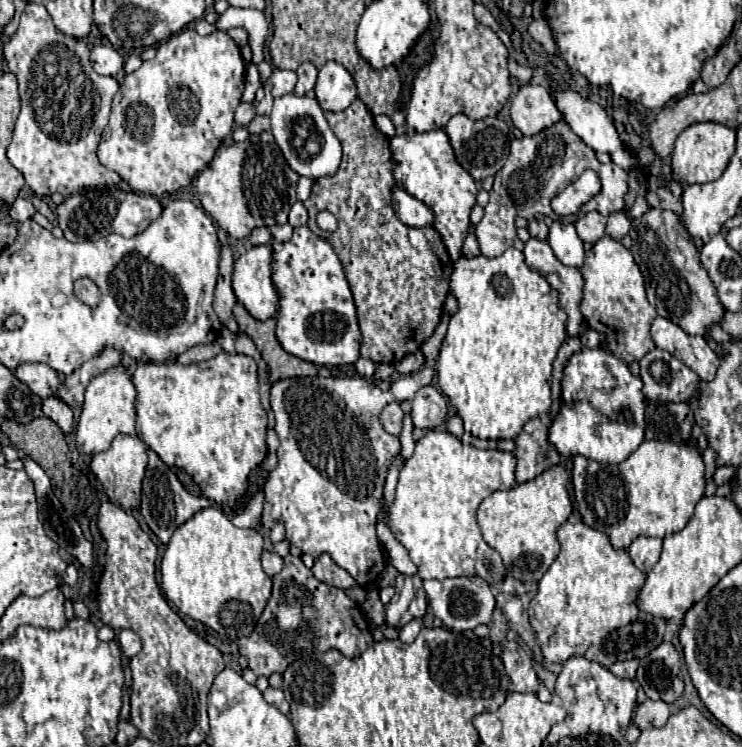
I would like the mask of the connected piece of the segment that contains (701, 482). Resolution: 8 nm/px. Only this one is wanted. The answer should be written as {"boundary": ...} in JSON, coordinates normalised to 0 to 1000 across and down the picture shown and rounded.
{"boundary":[[[867,590],[840,620],[815,625],[807,617],[772,612],[772,660],[783,695],[815,714],[829,735],[845,735],[861,716],[896,719],[918,711],[950,657],[950,622],[937,593]]]}

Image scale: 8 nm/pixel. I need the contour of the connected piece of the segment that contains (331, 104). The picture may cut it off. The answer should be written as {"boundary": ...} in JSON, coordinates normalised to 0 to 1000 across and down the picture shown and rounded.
{"boundary":[[[441,82],[430,92],[425,133],[435,149],[465,149],[481,133],[481,116],[470,95],[451,82]]]}

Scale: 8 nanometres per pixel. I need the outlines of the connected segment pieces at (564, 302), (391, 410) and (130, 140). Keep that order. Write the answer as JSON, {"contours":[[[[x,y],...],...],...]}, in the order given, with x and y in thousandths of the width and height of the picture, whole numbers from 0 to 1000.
{"contours":[[[[713,320],[708,325],[708,349],[713,360],[729,365],[745,387],[753,392],[753,406],[759,416],[764,419],[764,448],[783,451],[783,446],[791,440],[786,424],[783,424],[783,387],[786,387],[786,371],[783,363],[775,357],[764,357],[745,341],[737,323]]],[[[524,539],[519,542],[519,548],[513,550],[513,558],[511,558],[516,574],[527,582],[538,582],[540,580],[540,564],[543,564],[543,550],[538,545],[538,539]]],[[[249,36],[247,41],[236,44],[233,50],[217,55],[212,60],[212,74],[204,79],[204,82],[193,82],[193,87],[179,95],[179,98],[171,98],[166,111],[160,114],[160,122],[155,124],[152,130],[152,143],[150,143],[150,157],[147,157],[147,165],[139,175],[139,183],[136,183],[136,191],[133,191],[133,216],[155,229],[168,245],[174,245],[174,250],[182,256],[182,258],[198,258],[198,261],[220,261],[220,258],[233,258],[244,250],[252,250],[260,237],[276,226],[276,221],[282,221],[282,216],[287,213],[292,197],[298,194],[298,189],[314,178],[314,154],[317,154],[317,146],[319,141],[325,138],[325,127],[327,127],[327,119],[330,119],[330,82],[325,76],[325,68],[319,63],[319,58],[306,47],[306,41],[287,41],[284,47],[279,50],[271,50],[263,39],[257,36]]]]}

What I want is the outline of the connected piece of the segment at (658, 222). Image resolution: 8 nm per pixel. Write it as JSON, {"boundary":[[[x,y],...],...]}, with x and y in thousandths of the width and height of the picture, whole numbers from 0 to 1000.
{"boundary":[[[875,280],[858,293],[850,293],[848,315],[853,320],[850,339],[856,352],[864,357],[872,382],[872,400],[880,406],[891,424],[902,424],[907,432],[929,448],[953,448],[953,440],[961,432],[969,432],[974,424],[974,408],[966,398],[966,387],[950,357],[942,349],[942,339],[918,301],[915,290],[907,282]]]}

